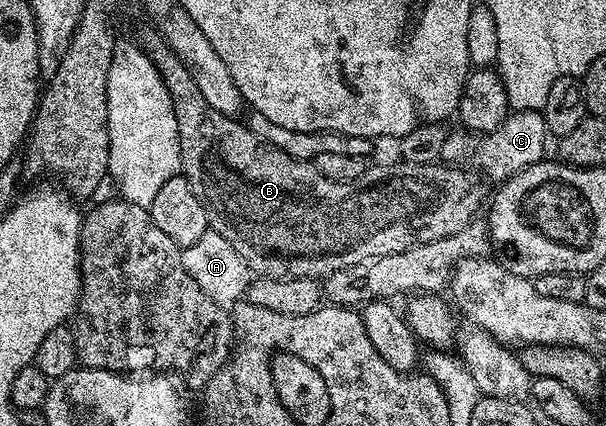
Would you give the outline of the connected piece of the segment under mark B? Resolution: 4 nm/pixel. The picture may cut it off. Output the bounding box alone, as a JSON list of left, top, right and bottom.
[136,21,482,280]

